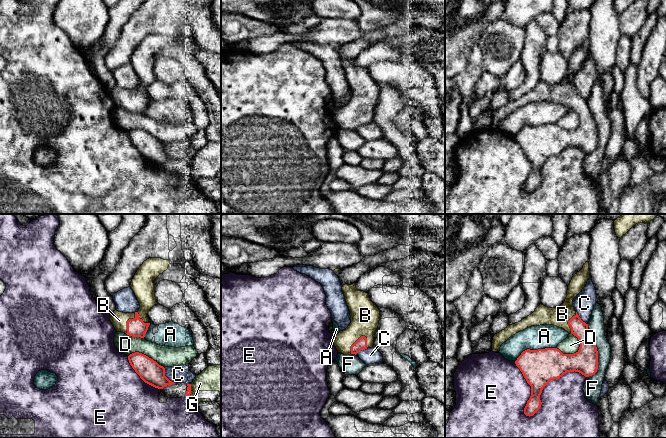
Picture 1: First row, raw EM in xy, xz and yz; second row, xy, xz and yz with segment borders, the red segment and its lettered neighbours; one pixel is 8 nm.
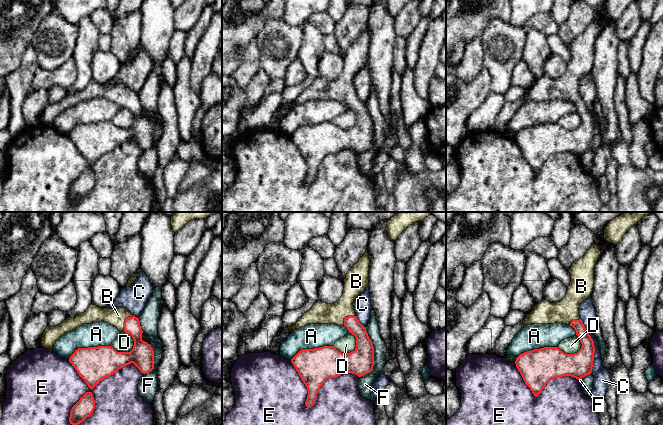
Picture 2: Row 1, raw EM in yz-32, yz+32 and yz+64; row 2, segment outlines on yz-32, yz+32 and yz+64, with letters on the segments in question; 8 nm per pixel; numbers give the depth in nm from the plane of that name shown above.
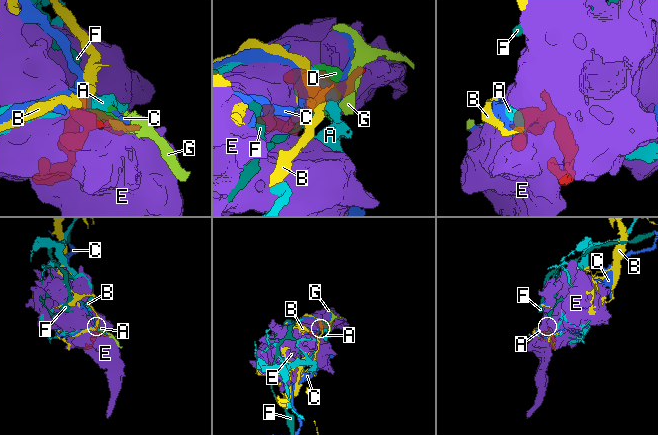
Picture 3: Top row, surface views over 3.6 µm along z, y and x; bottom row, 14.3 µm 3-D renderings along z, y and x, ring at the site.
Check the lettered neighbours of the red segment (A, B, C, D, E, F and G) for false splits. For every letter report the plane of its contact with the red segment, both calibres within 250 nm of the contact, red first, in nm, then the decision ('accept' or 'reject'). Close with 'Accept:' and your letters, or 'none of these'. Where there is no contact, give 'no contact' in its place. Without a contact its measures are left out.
A: contact in yz; calibres 280 and 190 nm; reject
B: contact in xz; calibres 90 and 240 nm; accept
C: contact in xy; calibres 180 and 140 nm; reject
D: contact in yz; calibres 280 and 140 nm; reject
E: contact in yz; calibres 160 and 500 nm; reject
F: contact in yz; calibres 200 and 130 nm; reject
G: contact in xy; calibres 50 and 200 nm; reject
Accept: B

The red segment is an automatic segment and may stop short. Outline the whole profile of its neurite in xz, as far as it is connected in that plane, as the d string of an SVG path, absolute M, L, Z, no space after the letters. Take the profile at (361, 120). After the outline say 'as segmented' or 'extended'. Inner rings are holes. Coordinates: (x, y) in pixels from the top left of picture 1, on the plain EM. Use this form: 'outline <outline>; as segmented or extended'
outline M356 59L343 61L342 67L350 87L351 99L345 106L333 110L333 120L338 129L356 131L361 126L373 124L380 88L368 69L356 65Z; extended

